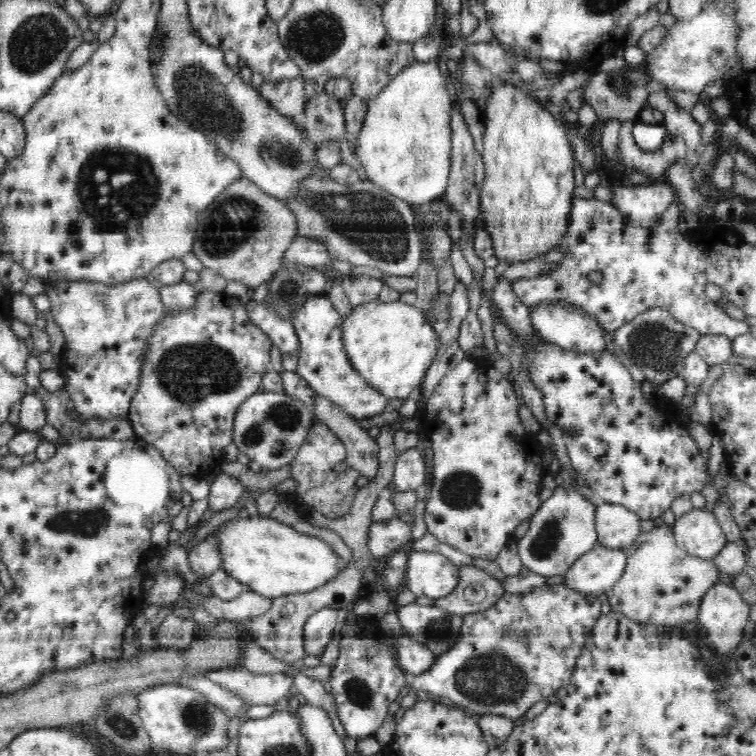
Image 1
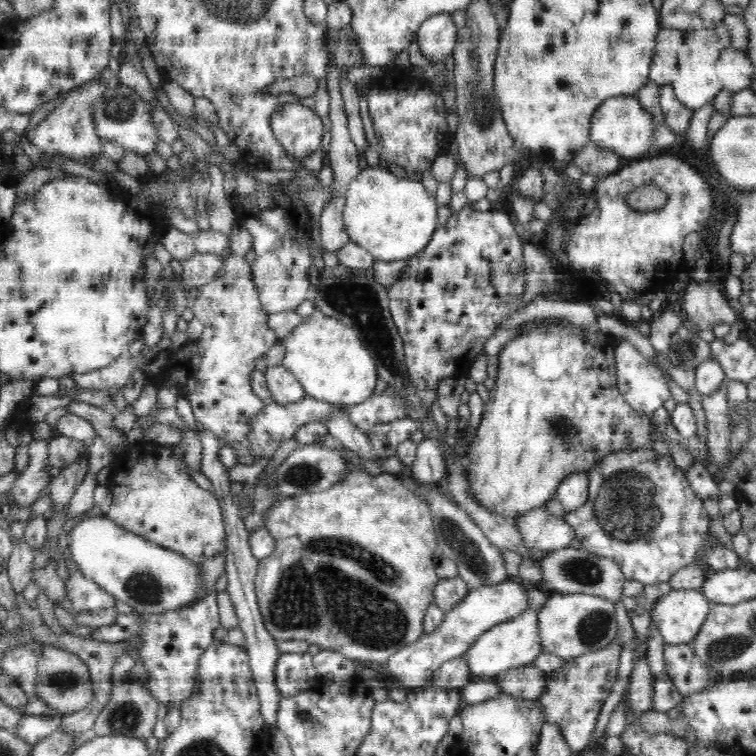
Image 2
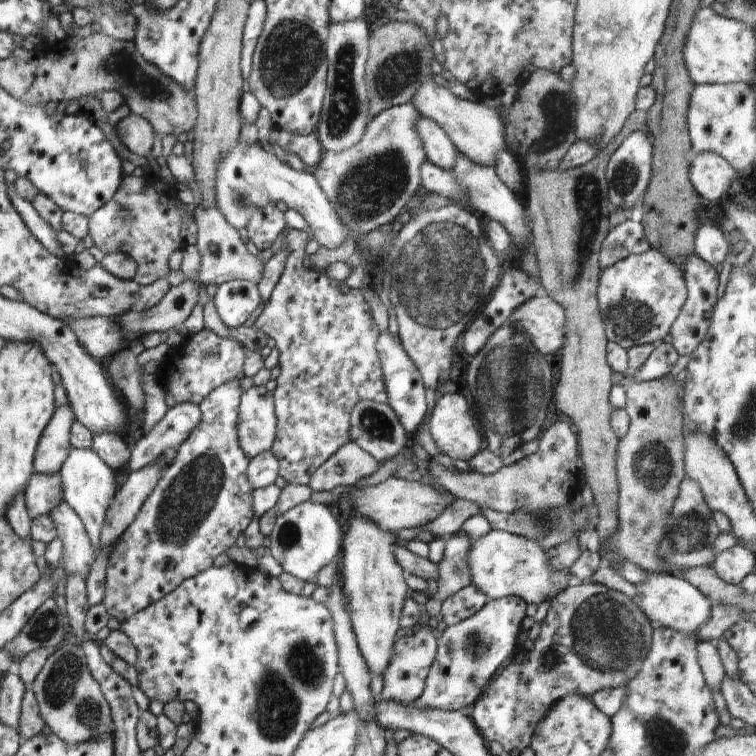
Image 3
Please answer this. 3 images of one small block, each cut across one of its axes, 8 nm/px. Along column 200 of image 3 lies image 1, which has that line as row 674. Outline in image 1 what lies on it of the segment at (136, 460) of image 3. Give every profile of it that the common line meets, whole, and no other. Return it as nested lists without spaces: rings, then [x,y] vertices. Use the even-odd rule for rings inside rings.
[[[404,634],[398,638],[395,656],[400,669],[406,670],[413,676],[420,676],[422,672],[426,672],[438,657],[420,642]]]

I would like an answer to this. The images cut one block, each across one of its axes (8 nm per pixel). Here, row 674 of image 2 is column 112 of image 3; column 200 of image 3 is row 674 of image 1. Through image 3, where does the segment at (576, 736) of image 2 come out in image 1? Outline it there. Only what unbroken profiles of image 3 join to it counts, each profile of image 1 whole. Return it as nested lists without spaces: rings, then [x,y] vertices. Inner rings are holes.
[[[564,583],[544,585],[522,594],[505,592],[492,608],[462,617],[460,640],[448,652],[438,656],[426,672],[413,676],[402,670],[402,674],[410,692],[426,692],[430,700],[432,696],[440,696],[440,702],[465,706],[469,712],[504,715],[514,721],[522,718],[535,702],[571,684],[576,660],[592,636],[592,628],[600,616],[601,602],[597,595],[572,591]]]

